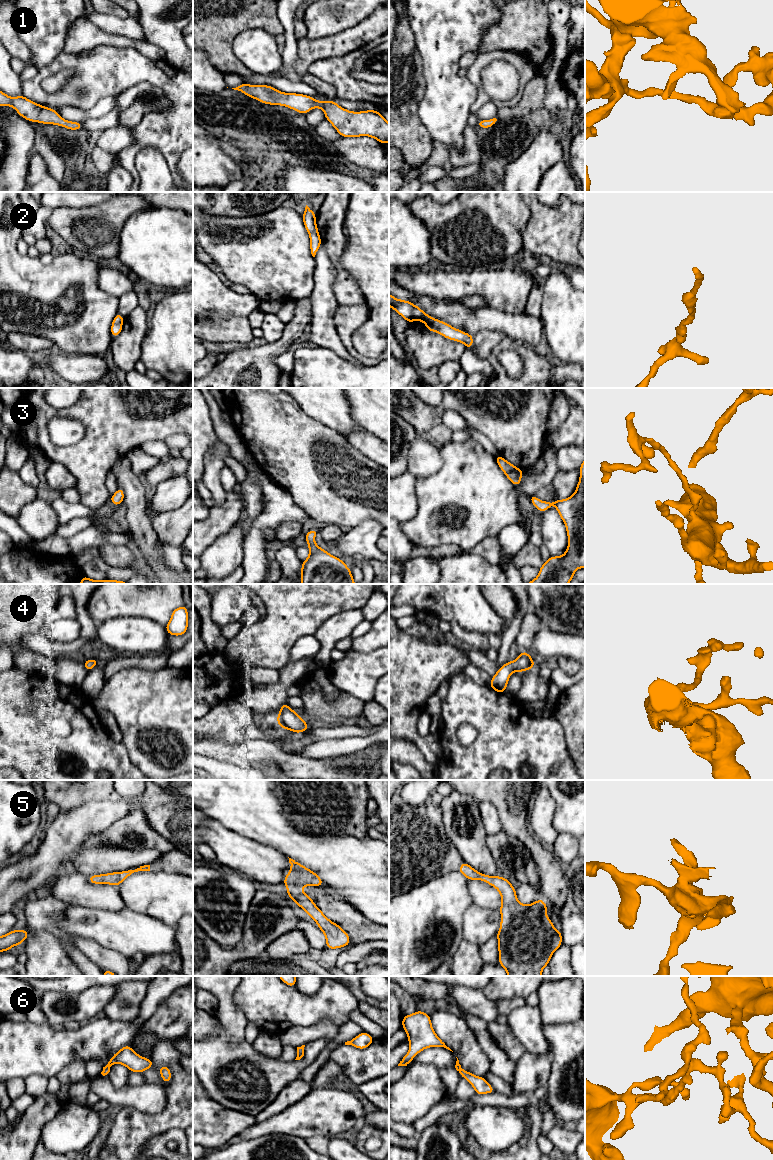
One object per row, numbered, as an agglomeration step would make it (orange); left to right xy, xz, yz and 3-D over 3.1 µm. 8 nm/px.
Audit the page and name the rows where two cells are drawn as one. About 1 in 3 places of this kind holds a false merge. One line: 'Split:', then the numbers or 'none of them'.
Split: none of them

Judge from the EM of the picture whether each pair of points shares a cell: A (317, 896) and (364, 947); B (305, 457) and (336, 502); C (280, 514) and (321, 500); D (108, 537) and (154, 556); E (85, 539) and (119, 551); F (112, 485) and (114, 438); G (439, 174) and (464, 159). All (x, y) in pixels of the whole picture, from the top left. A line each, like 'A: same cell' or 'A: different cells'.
A: different cells
B: same cell
C: different cells
D: different cells
E: different cells
F: different cells
G: different cells

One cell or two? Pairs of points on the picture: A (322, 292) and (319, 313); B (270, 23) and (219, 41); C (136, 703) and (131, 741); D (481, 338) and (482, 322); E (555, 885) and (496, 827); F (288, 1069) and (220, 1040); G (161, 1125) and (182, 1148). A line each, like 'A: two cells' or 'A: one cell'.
A: one cell
B: one cell
C: one cell
D: two cells
E: two cells
F: one cell
G: two cells

